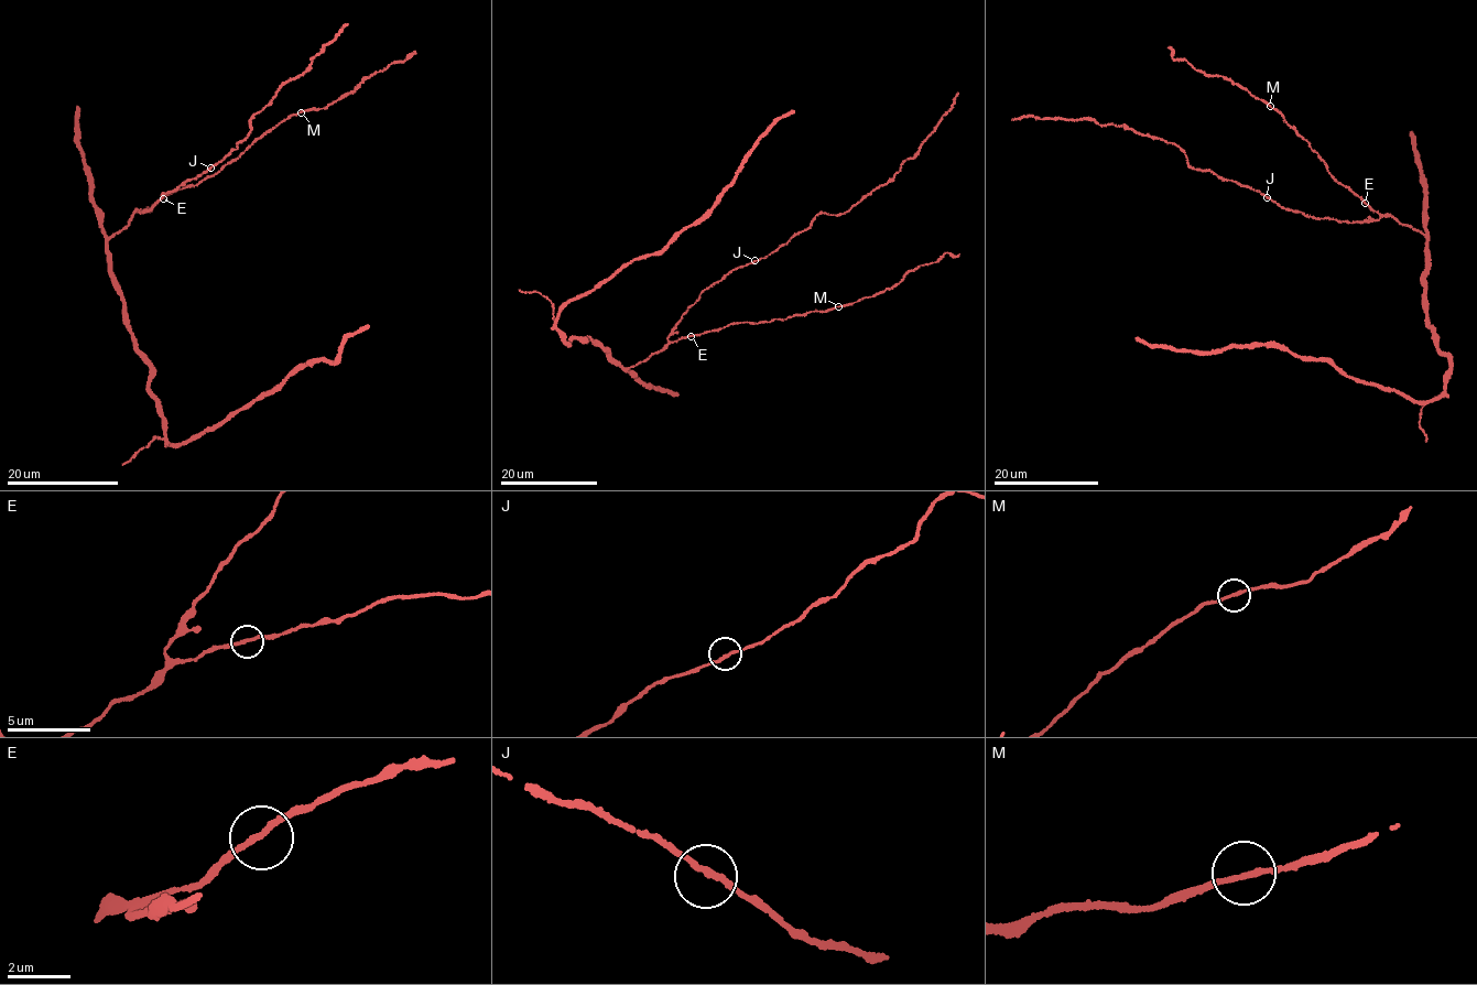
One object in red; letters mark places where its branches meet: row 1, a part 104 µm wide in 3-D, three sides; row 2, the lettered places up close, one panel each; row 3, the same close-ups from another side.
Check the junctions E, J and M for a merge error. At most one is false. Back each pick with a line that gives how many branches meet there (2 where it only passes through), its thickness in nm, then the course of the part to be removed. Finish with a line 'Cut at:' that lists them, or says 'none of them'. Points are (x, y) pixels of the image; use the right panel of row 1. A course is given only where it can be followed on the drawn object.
Cut at: none of them

